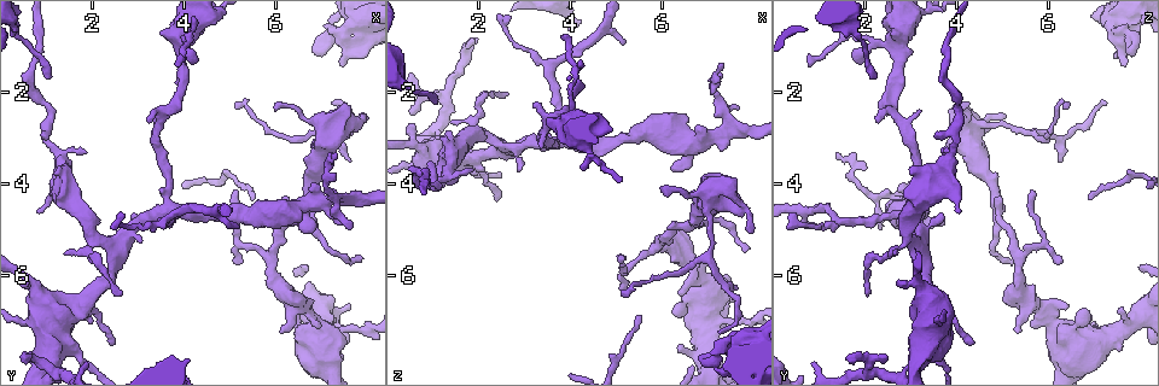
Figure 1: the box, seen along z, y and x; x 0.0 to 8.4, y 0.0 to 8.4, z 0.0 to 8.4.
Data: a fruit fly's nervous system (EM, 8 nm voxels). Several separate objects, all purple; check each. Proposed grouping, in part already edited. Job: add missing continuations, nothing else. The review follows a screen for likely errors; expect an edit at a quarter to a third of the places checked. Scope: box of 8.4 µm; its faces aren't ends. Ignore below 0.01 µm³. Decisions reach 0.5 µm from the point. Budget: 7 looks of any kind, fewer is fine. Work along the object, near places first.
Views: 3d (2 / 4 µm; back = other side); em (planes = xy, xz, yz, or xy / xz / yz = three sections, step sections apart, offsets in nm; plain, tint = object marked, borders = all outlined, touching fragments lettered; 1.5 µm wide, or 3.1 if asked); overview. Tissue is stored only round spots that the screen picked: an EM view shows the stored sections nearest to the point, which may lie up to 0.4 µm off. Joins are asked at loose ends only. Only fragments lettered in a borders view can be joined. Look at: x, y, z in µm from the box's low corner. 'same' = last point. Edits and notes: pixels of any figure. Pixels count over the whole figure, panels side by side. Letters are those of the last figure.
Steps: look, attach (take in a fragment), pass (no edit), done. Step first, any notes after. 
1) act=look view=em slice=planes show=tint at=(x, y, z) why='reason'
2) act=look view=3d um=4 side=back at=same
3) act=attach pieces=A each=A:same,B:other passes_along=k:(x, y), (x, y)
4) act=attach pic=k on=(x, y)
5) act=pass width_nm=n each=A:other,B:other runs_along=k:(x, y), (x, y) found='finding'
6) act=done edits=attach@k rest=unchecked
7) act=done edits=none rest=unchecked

act=look view=3d um=4 at=(7.60, 3.55, 6.25) why='free end'

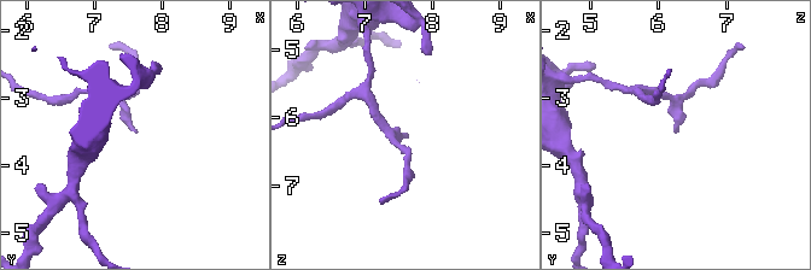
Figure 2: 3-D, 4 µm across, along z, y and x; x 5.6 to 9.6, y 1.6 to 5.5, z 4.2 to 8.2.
act=look view=em slice=planes show=plain at=(7.60, 3.50, 6.20) why='need the tissue'

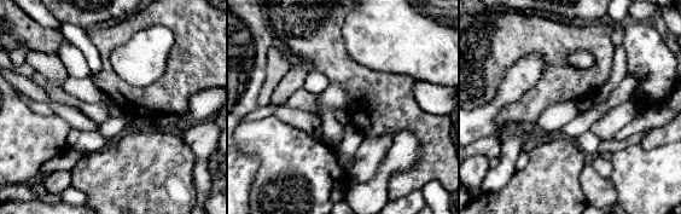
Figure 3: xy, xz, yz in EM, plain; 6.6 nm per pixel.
act=look view=em slice=planes show=borders at=same why='see the neighbours'

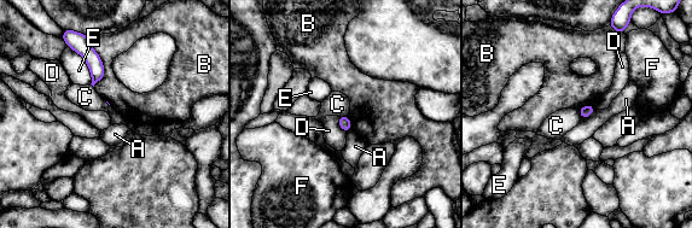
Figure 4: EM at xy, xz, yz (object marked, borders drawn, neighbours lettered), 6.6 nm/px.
act=pass each=A:other,B:other,C:other,D:other,E:other,F:other border=4:(347, 115), (339, 117) found='no lettered fragment goes on from it'

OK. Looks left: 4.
act=look view=em slice=planes show=tint at=(5.00, 4.15, 5.65) why='branch stops here'

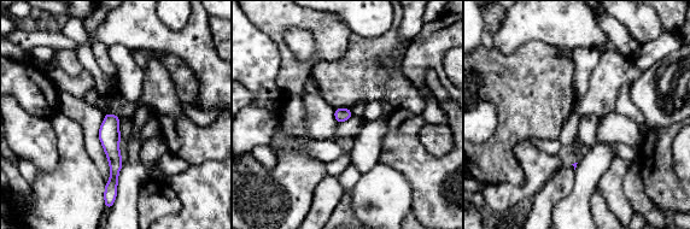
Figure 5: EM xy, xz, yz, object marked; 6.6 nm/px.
act=look view=em slice=planes show=borders at=same why='see the neighbours'

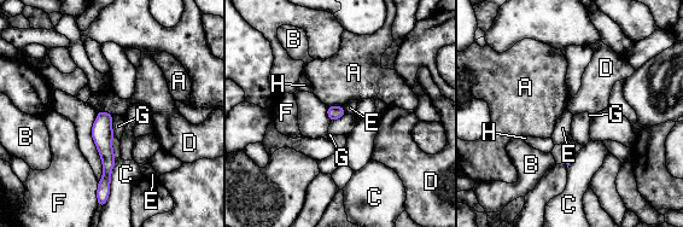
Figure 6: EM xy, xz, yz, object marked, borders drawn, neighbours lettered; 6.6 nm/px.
act=pass longest_contact=C:260nm each=A:other,B:other,C:other,D:other,E:other,F:other,G:other,H:other border=6:(99, 110), (108, 111), (111, 115) found='none of them fits'

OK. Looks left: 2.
act=done edits=none rest=unchecked

